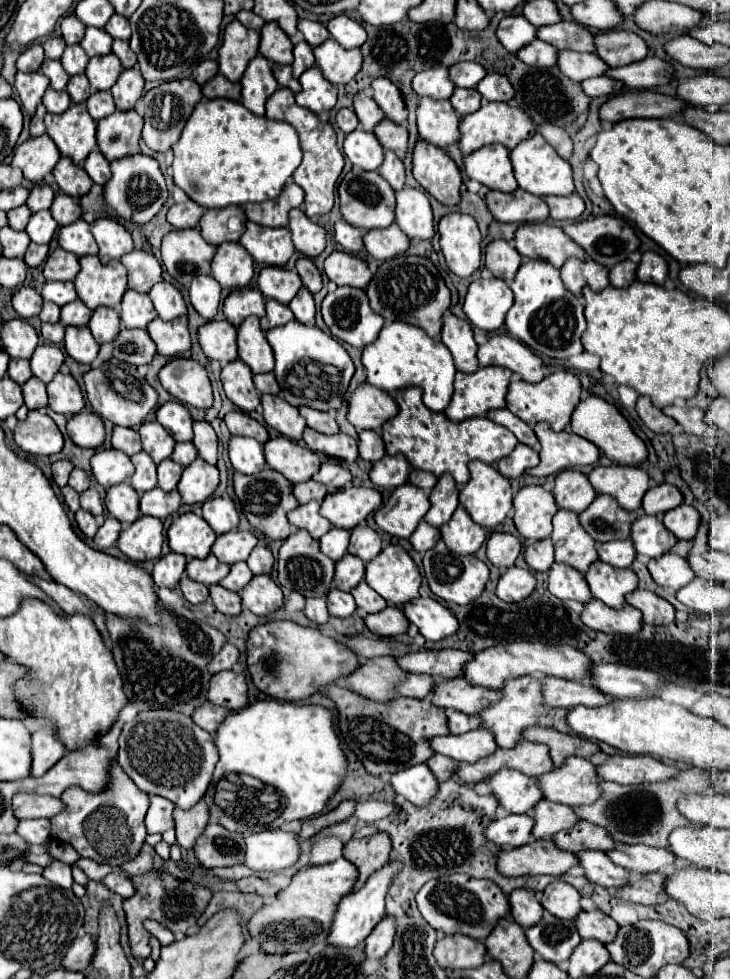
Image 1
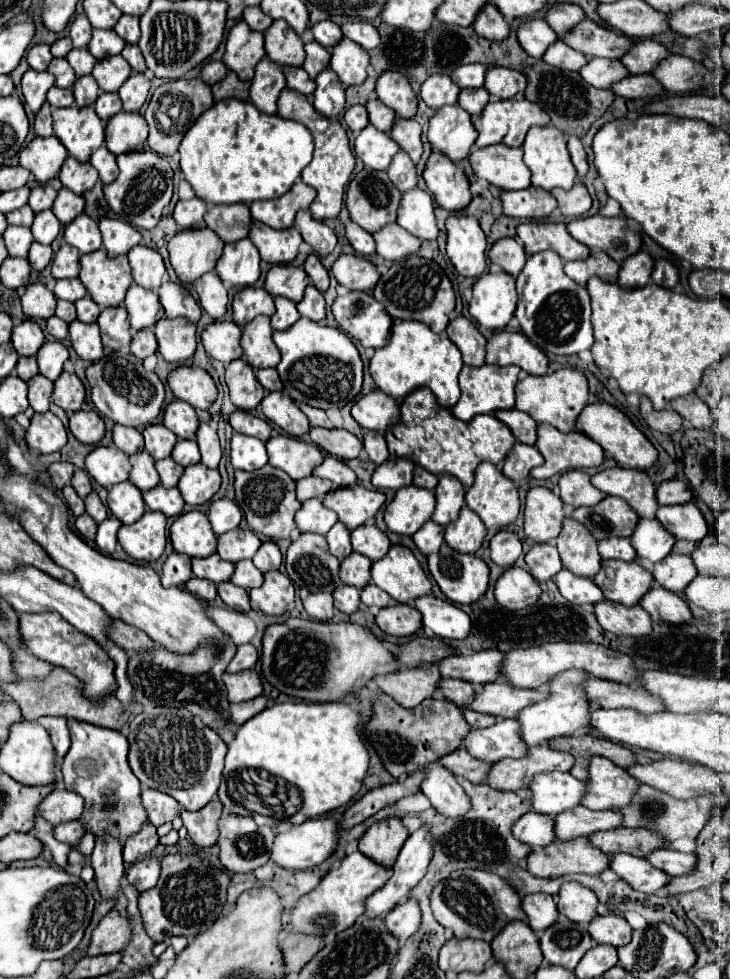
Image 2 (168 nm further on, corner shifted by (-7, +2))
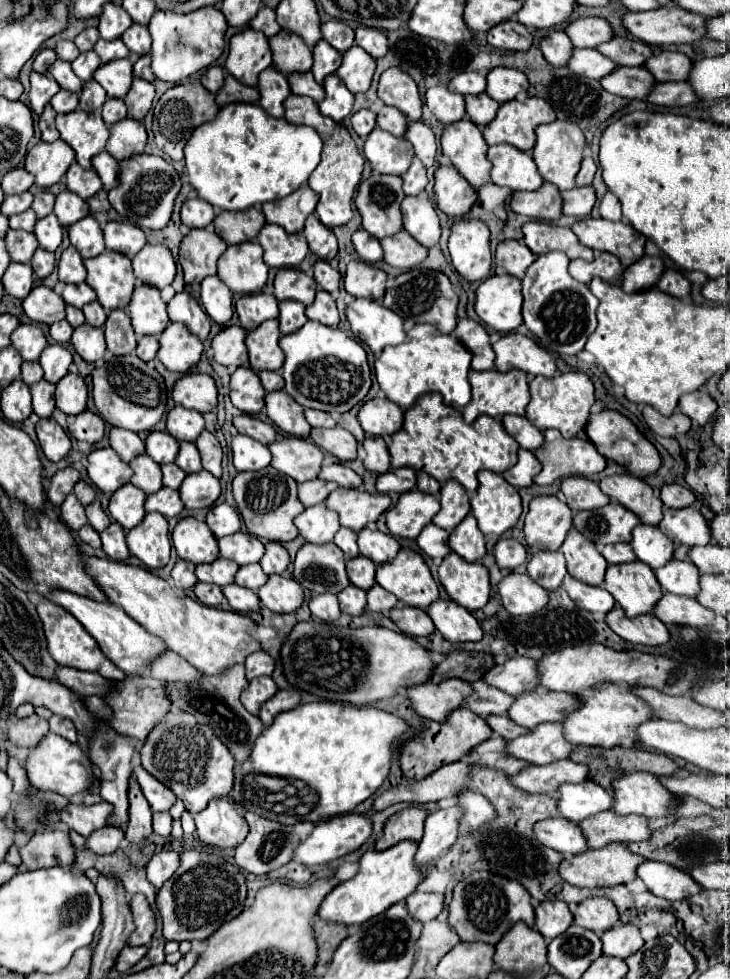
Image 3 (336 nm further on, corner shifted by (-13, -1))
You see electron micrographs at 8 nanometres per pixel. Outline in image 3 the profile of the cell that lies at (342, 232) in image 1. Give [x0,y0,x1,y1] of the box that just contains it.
[352,229,382,263]

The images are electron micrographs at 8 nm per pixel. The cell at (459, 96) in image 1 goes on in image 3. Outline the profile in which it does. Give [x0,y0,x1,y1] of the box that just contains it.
[466,93,500,127]

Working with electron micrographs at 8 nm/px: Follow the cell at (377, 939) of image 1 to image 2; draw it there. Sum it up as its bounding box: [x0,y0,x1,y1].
[384,900,420,942]

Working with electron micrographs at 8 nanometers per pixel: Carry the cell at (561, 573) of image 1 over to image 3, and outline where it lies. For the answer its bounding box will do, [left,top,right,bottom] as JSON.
[562,575,616,613]

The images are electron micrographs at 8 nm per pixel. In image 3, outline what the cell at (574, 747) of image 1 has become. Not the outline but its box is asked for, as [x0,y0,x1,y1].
[572,747,680,791]

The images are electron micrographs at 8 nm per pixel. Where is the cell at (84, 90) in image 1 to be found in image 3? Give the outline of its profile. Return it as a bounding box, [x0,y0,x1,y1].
[80,79,106,113]

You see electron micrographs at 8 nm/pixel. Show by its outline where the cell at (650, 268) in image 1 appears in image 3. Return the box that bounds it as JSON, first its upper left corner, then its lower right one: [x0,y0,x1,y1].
[658,269,690,297]

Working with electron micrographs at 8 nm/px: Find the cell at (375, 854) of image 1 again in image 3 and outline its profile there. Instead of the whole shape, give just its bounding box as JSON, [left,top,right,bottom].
[376,807,428,851]

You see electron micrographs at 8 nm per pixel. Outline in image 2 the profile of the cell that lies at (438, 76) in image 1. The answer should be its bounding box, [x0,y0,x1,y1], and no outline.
[420,76,460,110]

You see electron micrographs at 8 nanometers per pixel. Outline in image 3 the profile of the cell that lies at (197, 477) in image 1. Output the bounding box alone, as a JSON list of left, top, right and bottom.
[178,471,220,509]

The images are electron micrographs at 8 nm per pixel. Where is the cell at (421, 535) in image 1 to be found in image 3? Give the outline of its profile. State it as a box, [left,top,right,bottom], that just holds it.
[416,523,450,559]

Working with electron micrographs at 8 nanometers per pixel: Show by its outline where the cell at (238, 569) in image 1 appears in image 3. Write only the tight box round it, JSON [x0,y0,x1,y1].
[236,563,268,591]

